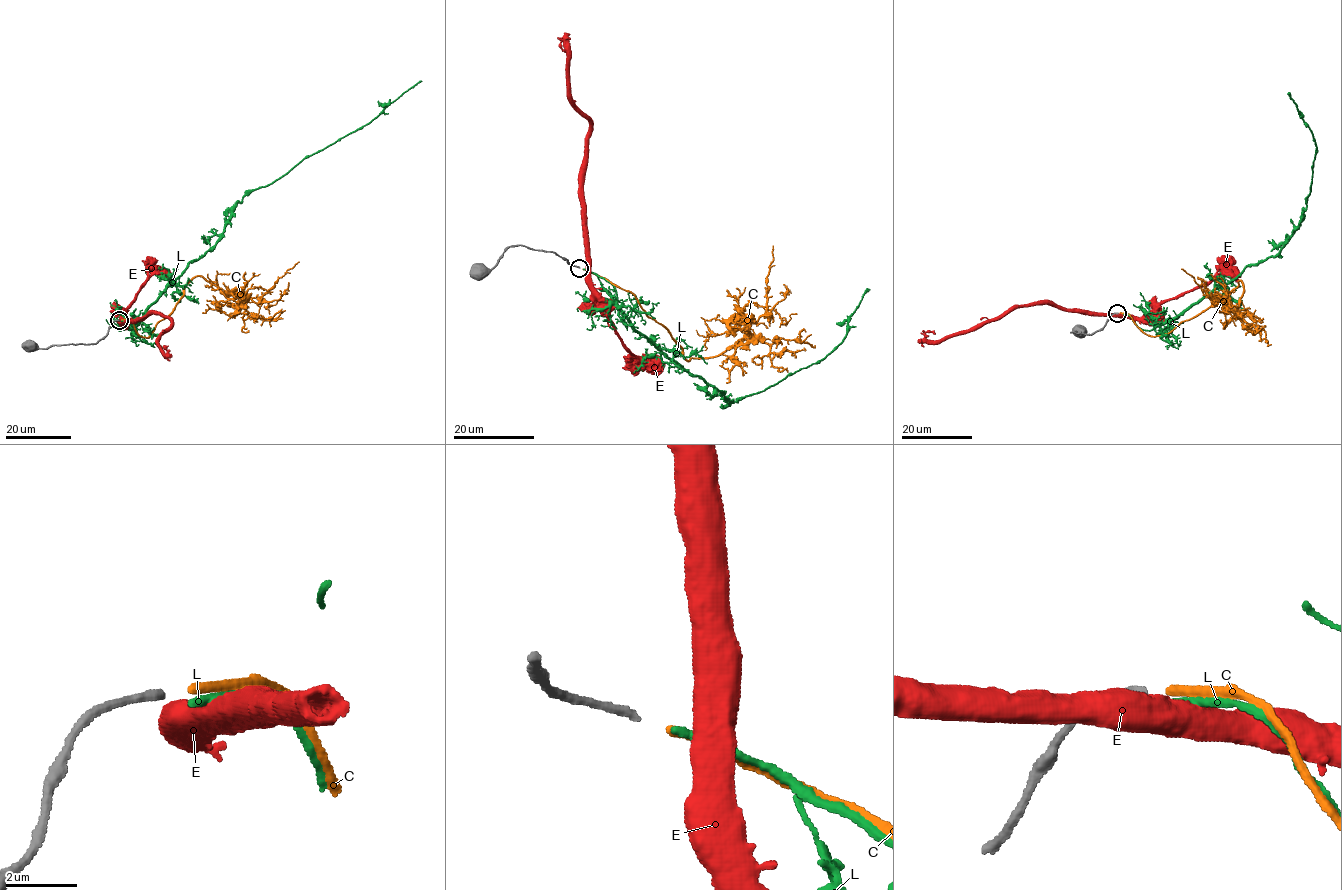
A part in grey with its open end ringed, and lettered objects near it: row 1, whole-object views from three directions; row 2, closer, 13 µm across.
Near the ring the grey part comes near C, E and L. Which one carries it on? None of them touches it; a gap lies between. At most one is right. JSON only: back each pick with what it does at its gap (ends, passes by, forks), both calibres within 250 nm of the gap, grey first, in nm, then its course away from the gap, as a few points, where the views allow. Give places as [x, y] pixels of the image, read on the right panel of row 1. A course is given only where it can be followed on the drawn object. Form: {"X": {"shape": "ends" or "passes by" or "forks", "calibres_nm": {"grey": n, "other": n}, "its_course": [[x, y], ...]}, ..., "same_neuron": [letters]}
{"C": {"shape": "ends", "calibres_nm": {"grey": 220, "other": 240}, "its_course": [[1119, 313], [1150, 336], [1164, 335], [1239, 281], [1244, 290], [1238, 306], [1224, 313], [1181, 268]]}, "same_neuron": ["C"]}

